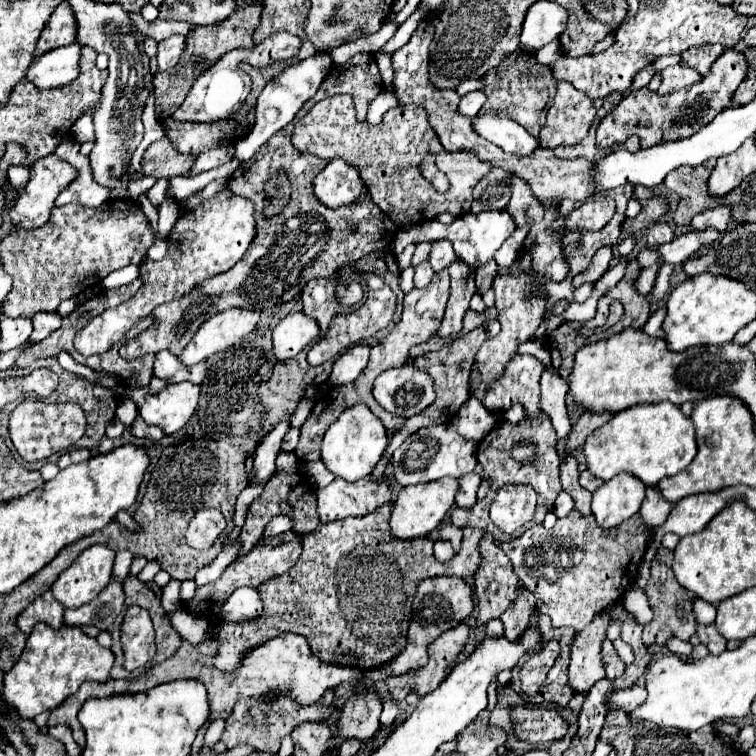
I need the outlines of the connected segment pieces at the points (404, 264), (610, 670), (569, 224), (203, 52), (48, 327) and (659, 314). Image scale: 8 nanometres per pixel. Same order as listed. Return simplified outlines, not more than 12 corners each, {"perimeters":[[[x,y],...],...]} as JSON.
{"perimeters":[[[409,244],[398,256],[401,271],[410,266],[416,245]],[[610,640],[602,644],[606,678],[624,674],[624,662],[614,652]],[[608,196],[574,210],[566,230],[602,230],[614,216]],[[262,4],[196,26],[180,62],[154,76],[156,118],[172,116],[194,78],[252,48]],[[38,312],[28,342],[38,344],[62,324],[56,312]],[[666,308],[656,310],[644,324],[648,336],[664,338]]]}

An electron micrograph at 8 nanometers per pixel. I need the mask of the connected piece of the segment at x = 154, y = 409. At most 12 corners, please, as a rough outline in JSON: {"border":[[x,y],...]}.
{"border":[[200,386],[128,394],[148,424],[174,434],[192,418]]}

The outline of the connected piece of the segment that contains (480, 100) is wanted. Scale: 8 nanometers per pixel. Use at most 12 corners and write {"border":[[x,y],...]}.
{"border":[[482,90],[462,98],[458,112],[474,118],[486,102]]}

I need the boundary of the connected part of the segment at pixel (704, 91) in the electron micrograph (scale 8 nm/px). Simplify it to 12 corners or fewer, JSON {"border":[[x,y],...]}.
{"border":[[726,50],[702,82],[632,92],[600,122],[600,148],[684,140],[732,104],[748,72]]}

